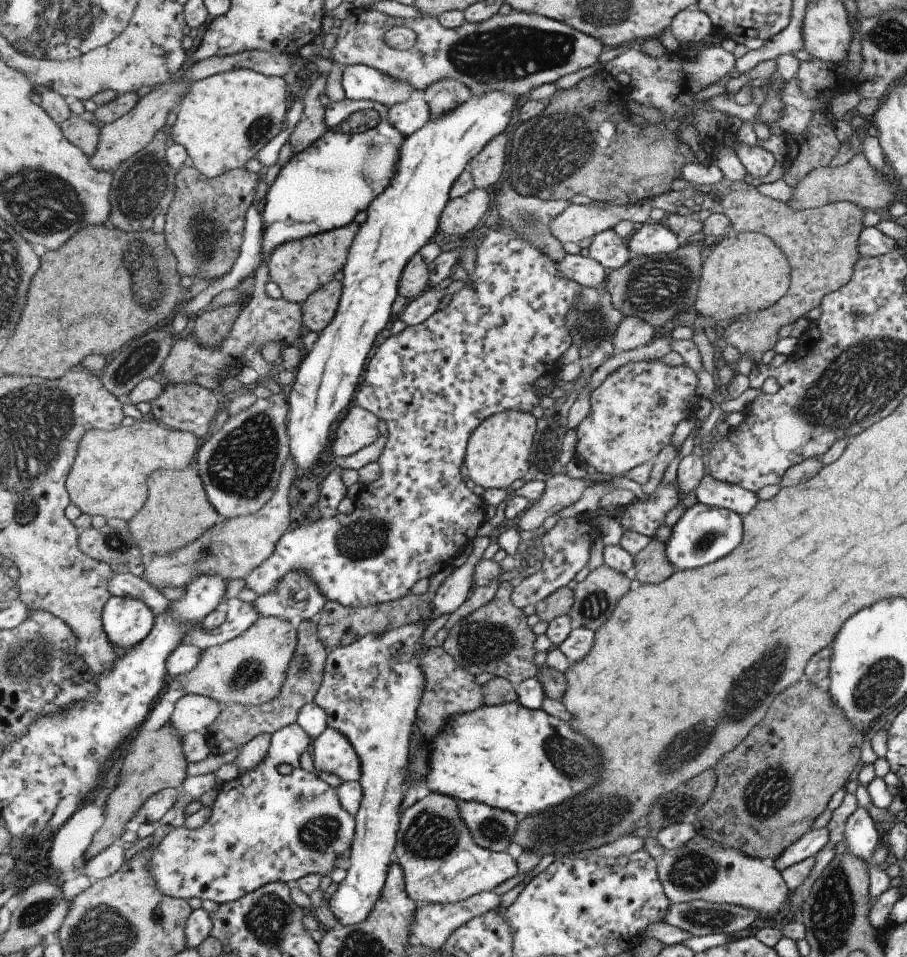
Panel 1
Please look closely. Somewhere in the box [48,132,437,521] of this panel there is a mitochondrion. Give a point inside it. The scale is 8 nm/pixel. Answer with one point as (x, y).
(242, 466)

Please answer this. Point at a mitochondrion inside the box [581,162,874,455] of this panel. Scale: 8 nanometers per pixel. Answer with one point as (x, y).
(655, 286)

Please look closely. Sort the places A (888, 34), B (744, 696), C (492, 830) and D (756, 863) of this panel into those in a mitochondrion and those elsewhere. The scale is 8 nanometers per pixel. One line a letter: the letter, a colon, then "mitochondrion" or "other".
A: mitochondrion
B: mitochondrion
C: mitochondrion
D: other

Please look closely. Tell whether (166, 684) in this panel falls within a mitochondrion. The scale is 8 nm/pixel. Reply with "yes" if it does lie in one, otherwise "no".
no

